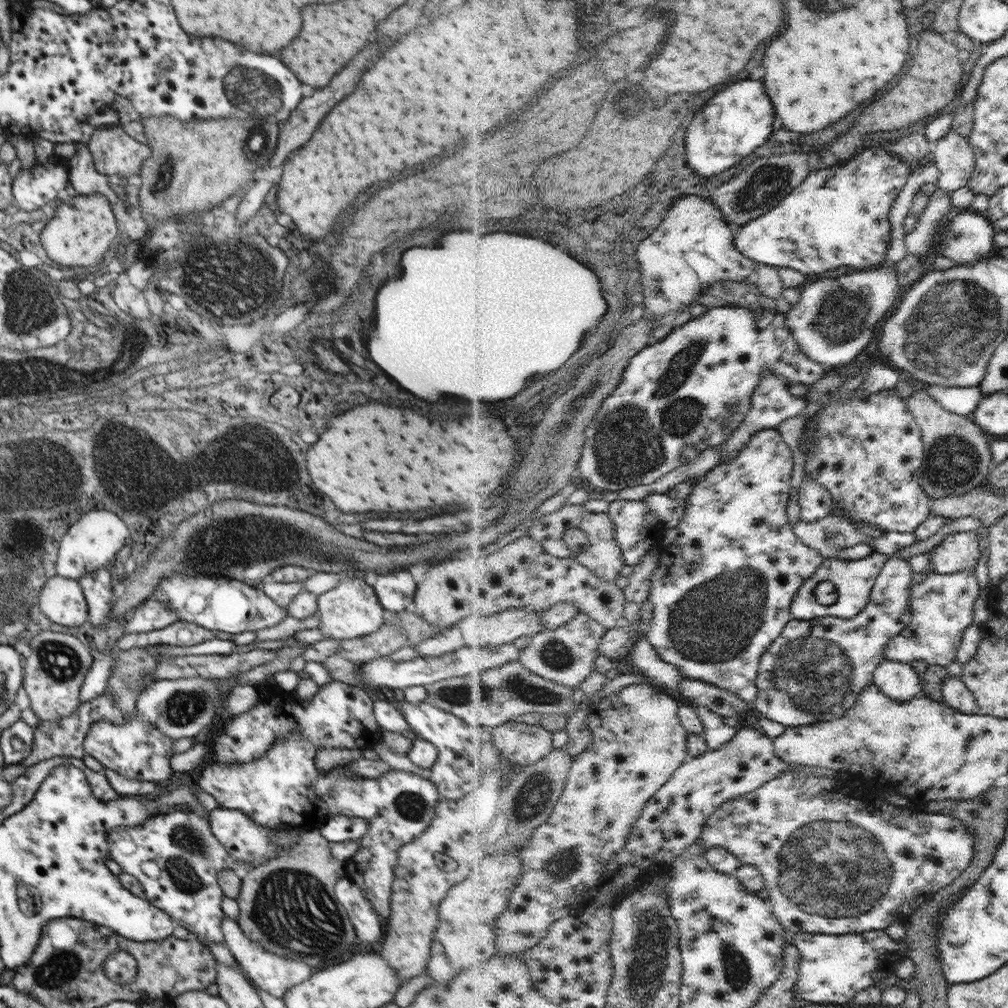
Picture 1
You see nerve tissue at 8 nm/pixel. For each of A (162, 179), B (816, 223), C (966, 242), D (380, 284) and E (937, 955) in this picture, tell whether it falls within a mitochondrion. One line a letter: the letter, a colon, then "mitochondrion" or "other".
A: mitochondrion
B: other
C: other
D: other
E: other

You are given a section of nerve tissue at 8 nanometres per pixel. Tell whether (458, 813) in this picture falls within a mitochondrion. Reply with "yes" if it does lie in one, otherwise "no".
no

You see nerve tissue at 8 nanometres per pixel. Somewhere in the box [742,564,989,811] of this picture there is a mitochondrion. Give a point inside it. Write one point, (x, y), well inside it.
(816, 675)

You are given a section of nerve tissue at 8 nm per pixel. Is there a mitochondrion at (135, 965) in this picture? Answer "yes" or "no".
no

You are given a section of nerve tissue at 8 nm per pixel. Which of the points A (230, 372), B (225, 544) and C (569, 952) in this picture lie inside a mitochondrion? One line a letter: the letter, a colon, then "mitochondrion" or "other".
A: other
B: mitochondrion
C: other

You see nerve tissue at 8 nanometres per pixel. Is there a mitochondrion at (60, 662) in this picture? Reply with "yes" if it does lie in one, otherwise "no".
yes

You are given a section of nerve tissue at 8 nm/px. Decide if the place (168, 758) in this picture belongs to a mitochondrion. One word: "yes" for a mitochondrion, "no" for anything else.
no

